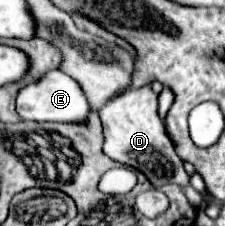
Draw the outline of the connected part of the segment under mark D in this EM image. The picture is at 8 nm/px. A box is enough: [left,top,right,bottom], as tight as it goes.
[99,85,199,207]

